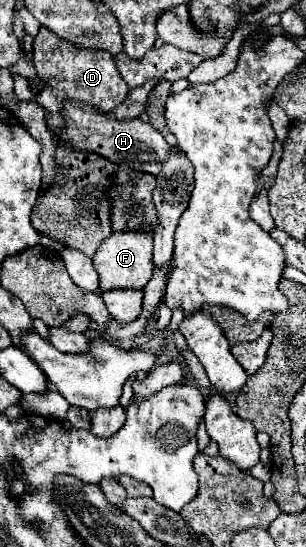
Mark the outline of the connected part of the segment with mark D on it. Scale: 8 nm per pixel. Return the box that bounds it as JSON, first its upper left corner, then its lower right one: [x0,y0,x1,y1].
[34,28,128,112]

